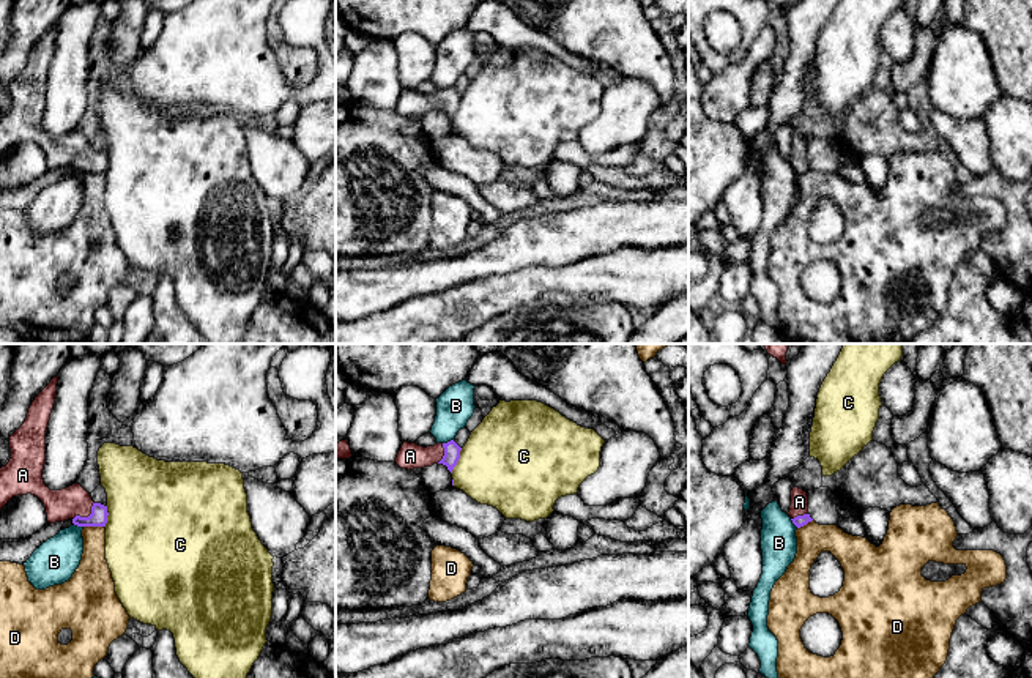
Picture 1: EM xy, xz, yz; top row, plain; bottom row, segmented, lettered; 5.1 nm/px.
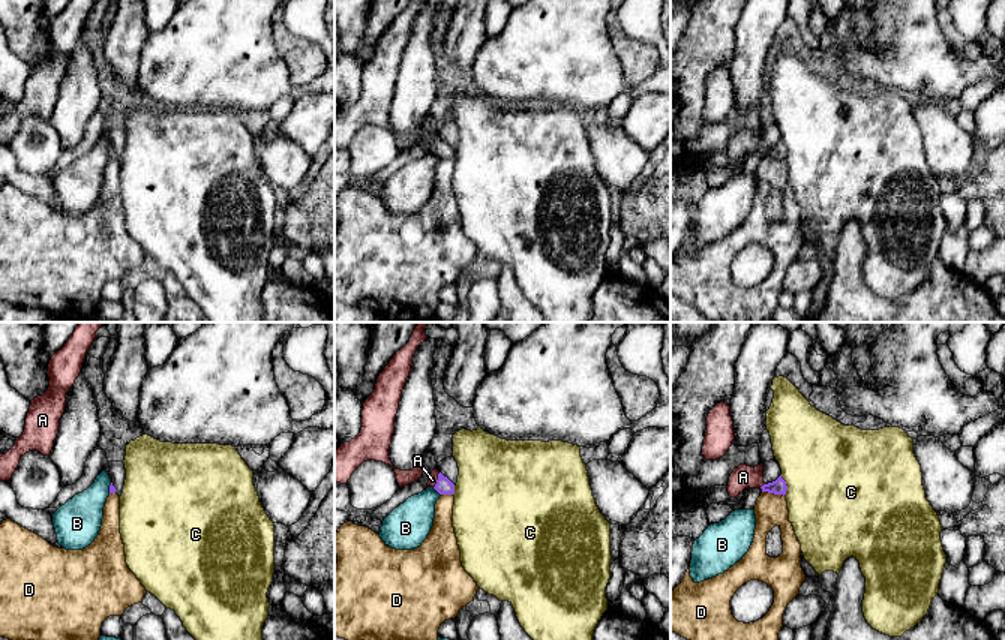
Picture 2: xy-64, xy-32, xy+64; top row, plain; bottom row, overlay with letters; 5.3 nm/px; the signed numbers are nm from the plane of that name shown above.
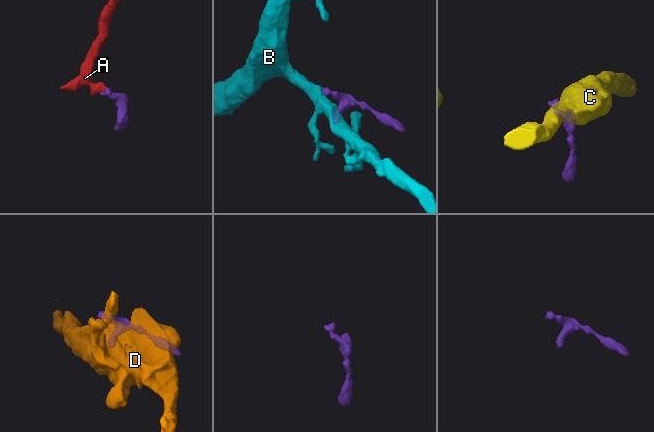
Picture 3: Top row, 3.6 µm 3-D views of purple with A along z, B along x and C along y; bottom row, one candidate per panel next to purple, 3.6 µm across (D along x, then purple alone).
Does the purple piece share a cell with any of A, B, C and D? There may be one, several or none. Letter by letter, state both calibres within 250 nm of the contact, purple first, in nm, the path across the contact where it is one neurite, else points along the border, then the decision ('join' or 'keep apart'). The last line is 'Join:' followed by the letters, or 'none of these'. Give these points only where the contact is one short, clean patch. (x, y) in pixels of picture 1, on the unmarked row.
A: calibres 90 and 160 nm; way xy (98, 164), (89, 163), (77, 152), (60, 152); join
B: calibres 80 and 190 nm; border xz (452, 85), (443, 90); keep apart
C: calibres 80 and 460 nm; keep apart
D: calibres 90 and 170 nm; keep apart
Join: A

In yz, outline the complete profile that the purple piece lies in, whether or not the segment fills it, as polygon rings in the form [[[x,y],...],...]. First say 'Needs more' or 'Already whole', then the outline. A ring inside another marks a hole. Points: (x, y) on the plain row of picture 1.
Needs more. [[[793,134],[791,153],[789,153],[788,162],[791,164],[793,170],[797,175],[800,175],[813,167],[808,161],[808,143],[807,143],[805,137],[802,137],[799,134]]]

